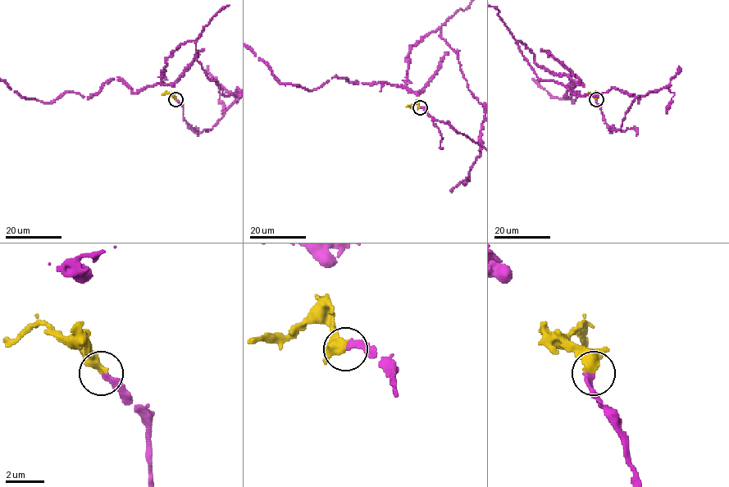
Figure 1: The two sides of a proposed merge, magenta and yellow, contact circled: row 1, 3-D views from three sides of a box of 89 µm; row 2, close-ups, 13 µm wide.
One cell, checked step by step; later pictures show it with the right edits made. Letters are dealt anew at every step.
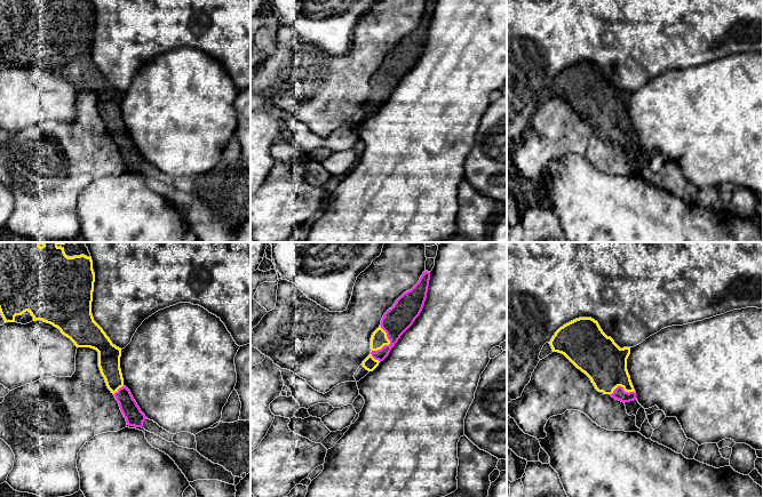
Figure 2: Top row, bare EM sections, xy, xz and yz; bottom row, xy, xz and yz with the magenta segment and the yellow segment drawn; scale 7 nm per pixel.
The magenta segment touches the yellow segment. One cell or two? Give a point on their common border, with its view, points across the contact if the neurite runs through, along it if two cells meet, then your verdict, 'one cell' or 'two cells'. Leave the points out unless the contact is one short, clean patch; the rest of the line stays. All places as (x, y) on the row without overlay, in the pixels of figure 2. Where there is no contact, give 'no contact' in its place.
contact xz (384, 89); one cell

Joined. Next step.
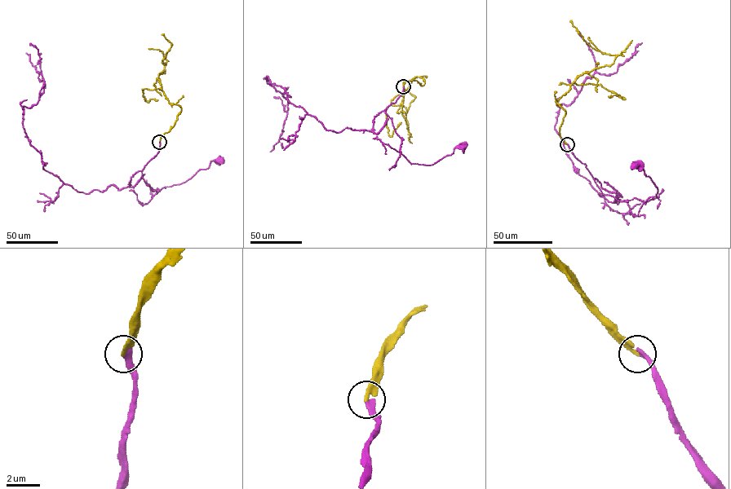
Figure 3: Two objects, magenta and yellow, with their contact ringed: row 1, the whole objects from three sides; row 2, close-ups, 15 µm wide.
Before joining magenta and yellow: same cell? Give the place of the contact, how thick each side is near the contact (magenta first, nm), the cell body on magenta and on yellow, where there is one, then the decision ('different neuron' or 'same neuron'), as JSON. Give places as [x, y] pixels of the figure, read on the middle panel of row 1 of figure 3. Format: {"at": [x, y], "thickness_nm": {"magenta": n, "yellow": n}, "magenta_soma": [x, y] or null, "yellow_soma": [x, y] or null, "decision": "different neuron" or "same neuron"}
{"at": [403, 86], "thickness_nm": {"magenta": 360, "yellow": 240}, "magenta_soma": [463, 145], "yellow_soma": null, "decision": "same neuron"}

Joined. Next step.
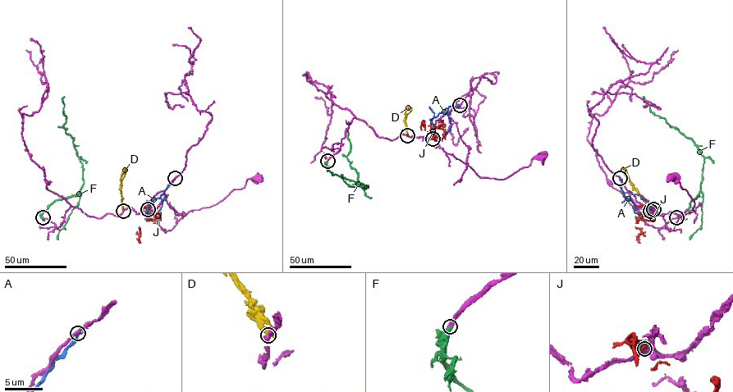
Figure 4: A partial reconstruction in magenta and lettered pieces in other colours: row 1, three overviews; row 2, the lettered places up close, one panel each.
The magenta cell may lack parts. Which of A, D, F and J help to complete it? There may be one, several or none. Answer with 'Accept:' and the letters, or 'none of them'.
Accept: F

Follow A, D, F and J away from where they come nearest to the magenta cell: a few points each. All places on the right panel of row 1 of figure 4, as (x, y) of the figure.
A: (620, 178), (621, 189), (644, 198), (648, 202), (649, 211)
D: (650, 211), (622, 166)
F: (676, 217), (688, 208), (700, 190), (704, 157), (691, 139), (670, 125), (664, 118), (654, 115), (643, 97)
J: (653, 209), (648, 209), (643, 215), (646, 221), (638, 238), (640, 243)

